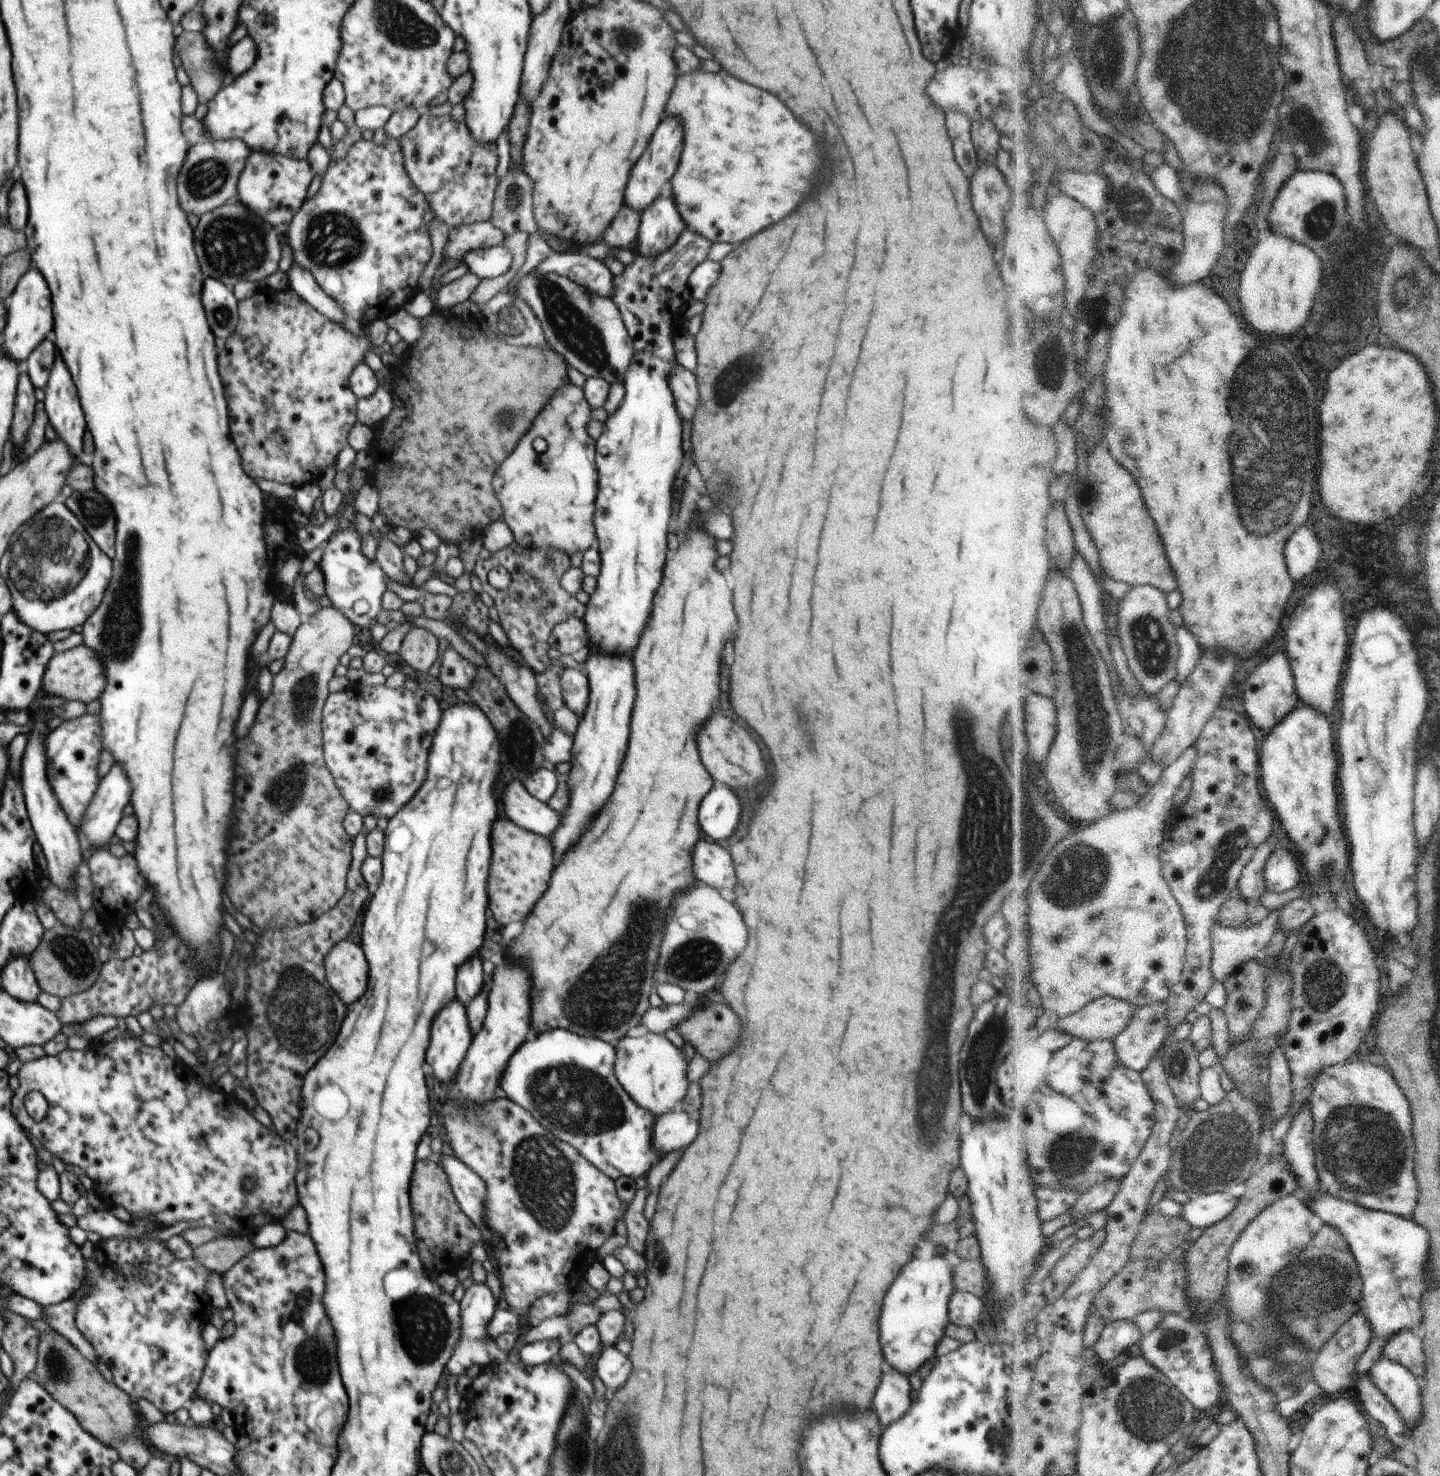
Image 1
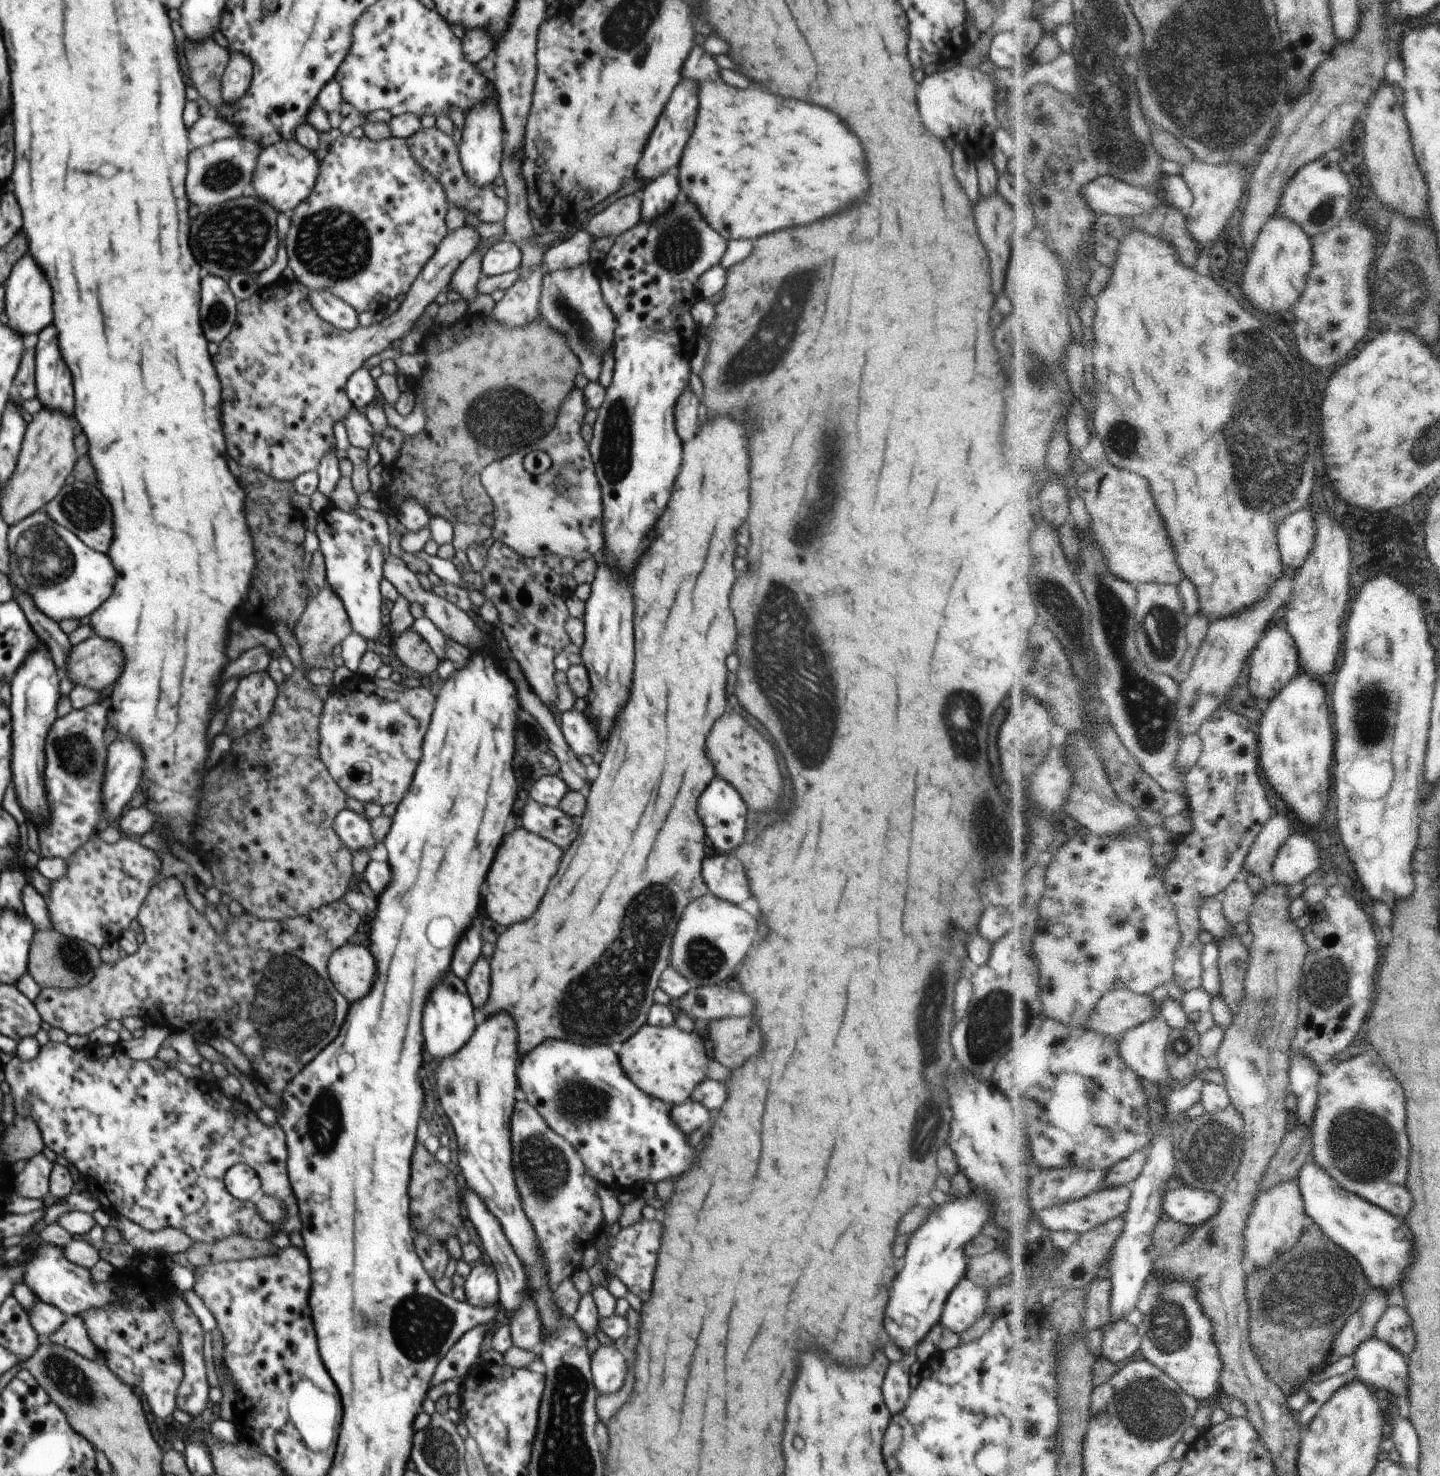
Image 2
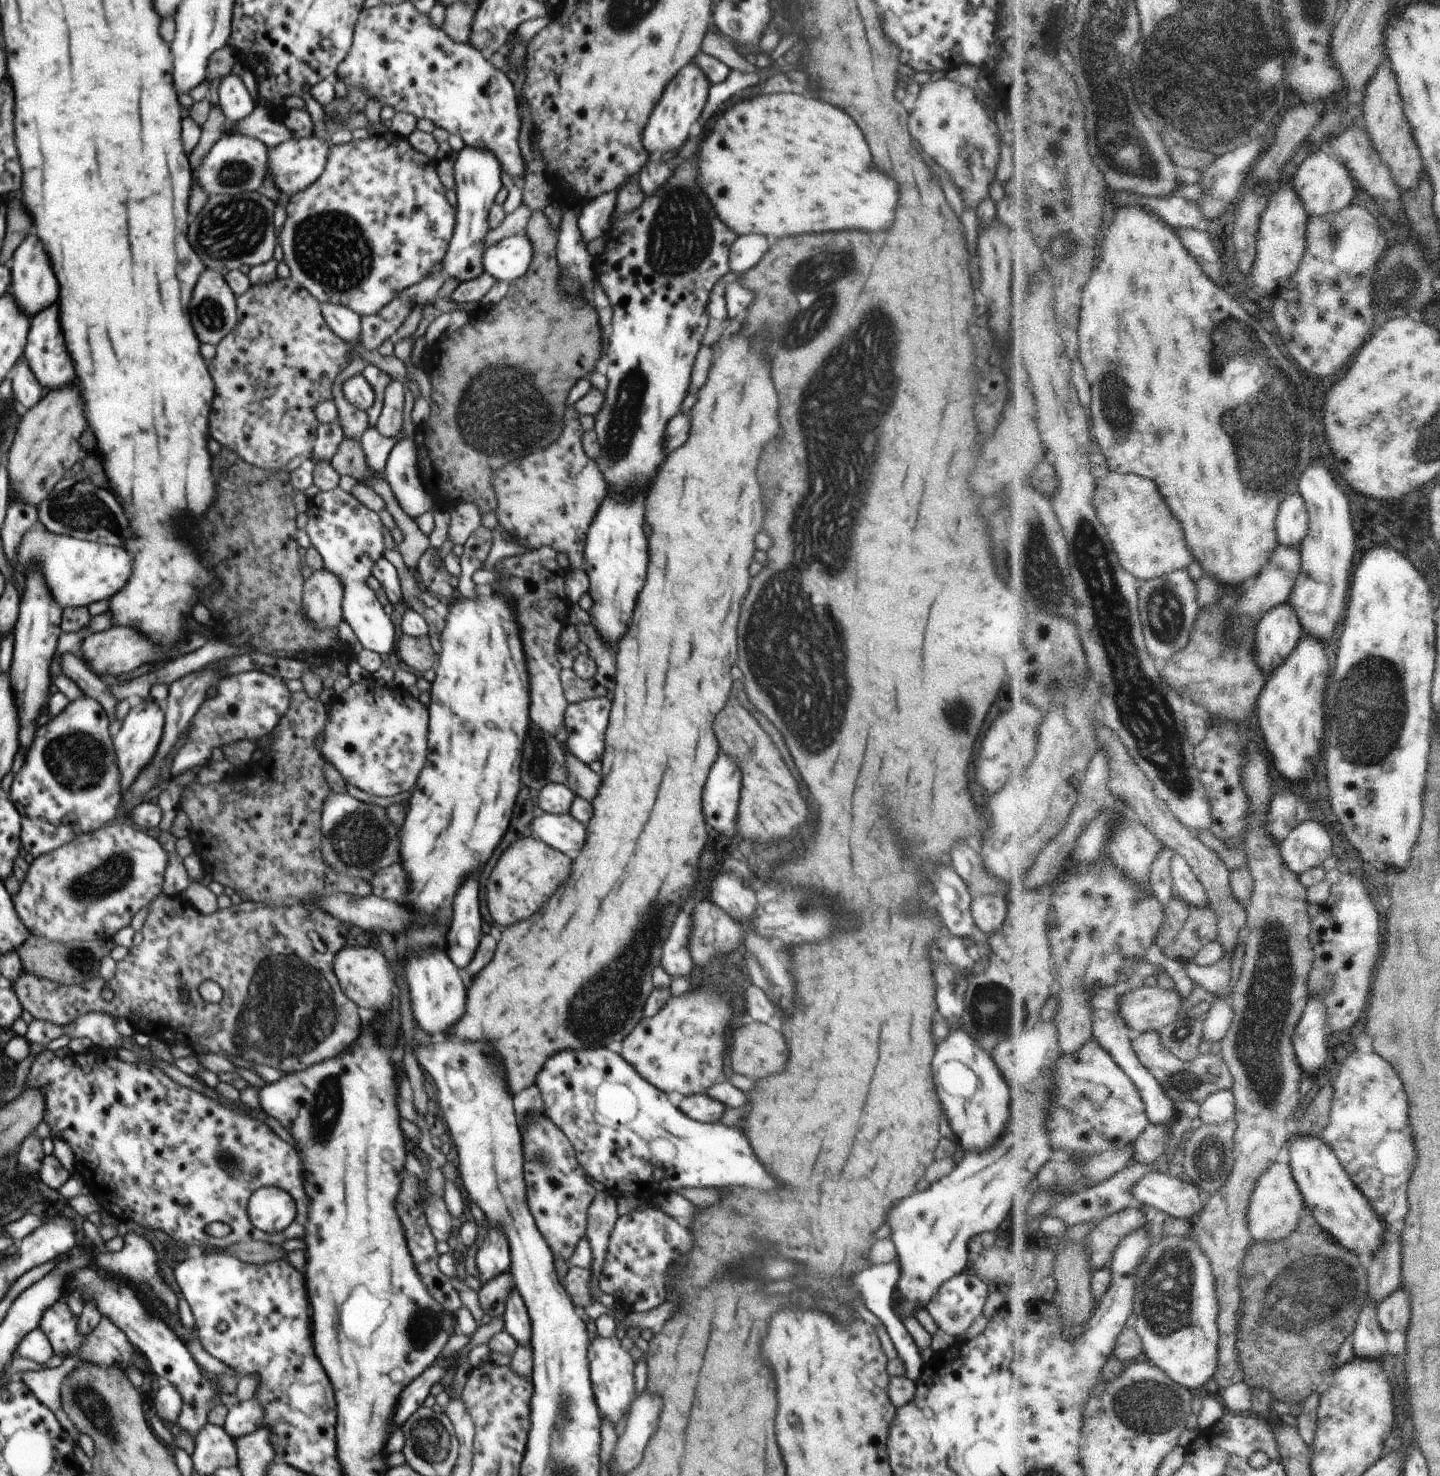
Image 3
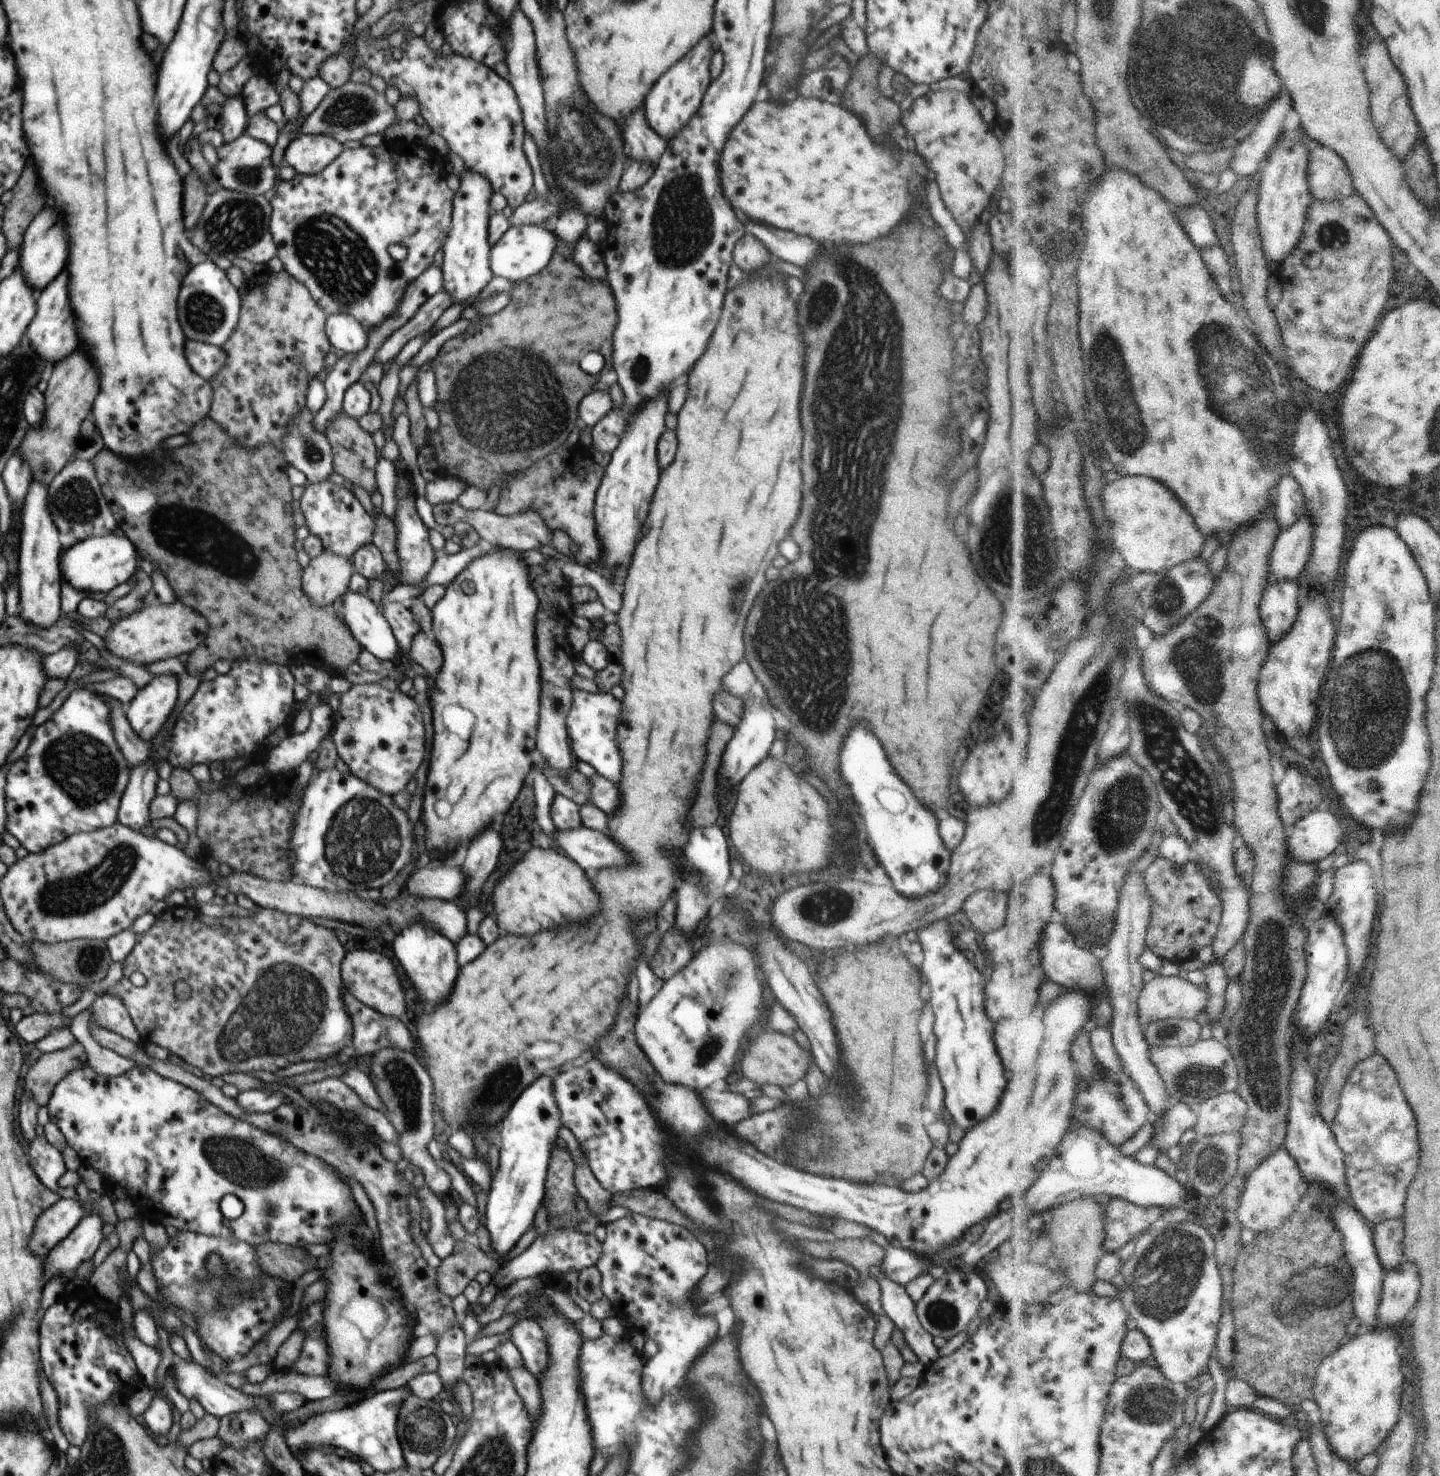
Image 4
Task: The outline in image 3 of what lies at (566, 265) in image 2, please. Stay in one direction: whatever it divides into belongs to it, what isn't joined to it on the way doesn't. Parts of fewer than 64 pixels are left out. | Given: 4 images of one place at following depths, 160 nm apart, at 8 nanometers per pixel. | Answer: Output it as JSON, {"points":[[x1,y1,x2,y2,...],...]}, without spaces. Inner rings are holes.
{"points":[[614,189,586,202,580,209,577,220,581,239,587,244,590,240,606,237,612,225,611,214,617,203,619,190]]}

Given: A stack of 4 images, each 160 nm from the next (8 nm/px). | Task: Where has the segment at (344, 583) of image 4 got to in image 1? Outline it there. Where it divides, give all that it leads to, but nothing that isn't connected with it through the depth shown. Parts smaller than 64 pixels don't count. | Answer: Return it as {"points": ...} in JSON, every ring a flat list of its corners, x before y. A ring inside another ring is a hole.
{"points":[[334,606,320,608,318,612,312,616,304,618,304,621,292,638,292,644,290,644,288,654,286,654,286,663,284,667,276,676,273,676,272,692,260,706,258,710,258,716,256,716,256,722,252,724,250,732,246,738,240,738,236,742,236,758,234,758,234,768,236,768,236,788,234,788,234,796,236,796,236,806,234,806,234,828,232,832,236,832,236,820,238,820,238,836,232,834,232,844,230,844,230,878,226,882,226,894,230,898,230,902,247,916,252,923,258,928,264,929,282,929,292,928,300,924,307,924,314,921,317,917,323,916,324,912,328,912,338,904,338,902,344,897,347,890,347,875,352,861,352,848,353,840,344,826,342,826,342,820,344,816,348,814,349,805,342,797,340,790,334,784,334,778,326,767,323,748,322,748,322,710,325,701,331,691,331,683,335,679,336,667,340,663,340,657,343,654,347,654,347,650,356,644,354,634,354,624,338,608]]}

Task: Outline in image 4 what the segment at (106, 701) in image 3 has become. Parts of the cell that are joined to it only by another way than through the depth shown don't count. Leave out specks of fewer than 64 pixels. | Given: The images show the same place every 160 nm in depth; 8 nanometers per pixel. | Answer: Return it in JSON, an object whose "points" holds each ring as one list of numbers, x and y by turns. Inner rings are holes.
{"points":[[102,694,111,705,111,730,114,733,116,744,119,744,122,754,127,762,132,762,133,765,141,765,147,761,151,753,150,744,145,743,130,726,127,719,127,713,124,713,123,704,116,698]]}

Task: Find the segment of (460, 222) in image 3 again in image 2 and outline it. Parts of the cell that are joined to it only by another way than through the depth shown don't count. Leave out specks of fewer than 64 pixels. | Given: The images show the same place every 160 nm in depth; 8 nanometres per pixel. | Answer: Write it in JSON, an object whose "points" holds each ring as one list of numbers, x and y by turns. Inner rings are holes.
{"points":[[496,93,496,103,488,99,483,103,475,104,465,115,465,122,462,131,462,137,459,145,459,159,465,170,466,179,470,179,477,187,489,187,494,185,494,179,501,174,501,162,503,159,503,142,505,132,503,127,503,118,498,104,498,93]]}

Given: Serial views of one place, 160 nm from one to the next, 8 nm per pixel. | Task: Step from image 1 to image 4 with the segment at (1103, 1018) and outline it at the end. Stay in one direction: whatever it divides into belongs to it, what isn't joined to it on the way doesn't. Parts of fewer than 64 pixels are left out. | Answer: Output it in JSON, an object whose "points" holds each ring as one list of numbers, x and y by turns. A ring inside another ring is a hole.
{"points":[[1153,976,1147,980,1143,994,1139,998,1139,1015,1141,1022,1151,1025,1164,1019,1194,1020,1200,1012,1210,1008,1211,993,1208,985,1205,987,1192,984,1190,980,1181,977]]}

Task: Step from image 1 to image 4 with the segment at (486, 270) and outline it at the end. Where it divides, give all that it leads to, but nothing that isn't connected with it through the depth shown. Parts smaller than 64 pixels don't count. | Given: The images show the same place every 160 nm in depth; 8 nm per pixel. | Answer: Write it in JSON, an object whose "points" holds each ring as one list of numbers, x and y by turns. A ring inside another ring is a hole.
{"points":[[542,224,511,226,500,237,500,240,491,246,489,263,493,276,502,276,502,278,508,278,516,283,538,274,552,262,559,240,560,238,552,230,548,230,548,227]]}

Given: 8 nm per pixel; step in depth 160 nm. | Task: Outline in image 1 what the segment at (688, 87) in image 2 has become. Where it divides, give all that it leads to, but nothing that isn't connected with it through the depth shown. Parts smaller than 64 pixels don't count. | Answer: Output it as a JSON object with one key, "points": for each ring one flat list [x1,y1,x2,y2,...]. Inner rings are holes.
{"points":[[666,116,656,128,648,147,632,168,624,194,625,205,640,213,646,210,656,200,656,196,660,196,663,189,669,188,668,182,674,177,674,172,678,168,680,154,682,154,682,126,678,124,676,118]]}

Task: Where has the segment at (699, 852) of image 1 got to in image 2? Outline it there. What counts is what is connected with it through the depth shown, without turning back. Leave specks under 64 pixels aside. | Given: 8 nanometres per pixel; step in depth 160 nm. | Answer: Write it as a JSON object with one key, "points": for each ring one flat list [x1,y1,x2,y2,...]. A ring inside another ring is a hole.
{"points":[[734,854,706,856,702,864,702,876,713,895,718,894,734,904,742,904,750,898,746,872]]}

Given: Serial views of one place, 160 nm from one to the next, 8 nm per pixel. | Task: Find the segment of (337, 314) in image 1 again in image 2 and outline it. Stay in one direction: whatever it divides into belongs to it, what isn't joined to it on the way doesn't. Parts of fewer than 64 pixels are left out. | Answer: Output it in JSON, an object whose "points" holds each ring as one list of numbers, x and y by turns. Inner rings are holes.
{"points":[[309,290,309,301,316,314,336,328,351,331,359,326,359,315,341,298,330,291]]}

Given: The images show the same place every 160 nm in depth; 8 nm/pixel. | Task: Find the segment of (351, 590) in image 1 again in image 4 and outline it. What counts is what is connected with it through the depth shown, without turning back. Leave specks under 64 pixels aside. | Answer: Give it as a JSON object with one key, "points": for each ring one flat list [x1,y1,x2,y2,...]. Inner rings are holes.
{"points":[[329,480,308,483,299,501,309,534,320,537,324,550,354,560,357,550,371,544,375,520,344,485,337,485],[346,591,342,596,343,618,352,636,361,644,364,651,380,660,391,660,398,652,398,641,383,615,381,608,368,596,354,591]]}

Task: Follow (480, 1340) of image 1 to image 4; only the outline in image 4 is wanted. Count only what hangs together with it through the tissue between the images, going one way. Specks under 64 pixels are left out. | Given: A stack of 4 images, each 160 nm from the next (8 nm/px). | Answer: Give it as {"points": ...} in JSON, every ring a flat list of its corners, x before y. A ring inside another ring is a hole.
{"points":[[543,1074,541,1077,539,1077,538,1080,535,1080,528,1088,524,1089,524,1092,522,1092,522,1096,516,1100,516,1104,512,1106,512,1110,508,1112,508,1116,502,1120,502,1128,500,1128,500,1156,499,1156,499,1167,497,1168,497,1171,493,1174,491,1178,491,1187,488,1192,488,1201,487,1201,487,1209,486,1209,486,1224,485,1226,488,1229,488,1232,490,1233,490,1246,492,1247,492,1250,496,1252,496,1254,500,1255,500,1260,505,1259,506,1254,510,1252,516,1246,516,1243,520,1238,522,1238,522,1235,529,1230,533,1226,534,1218,536,1218,536,1212,538,1212,538,1209,542,1205,542,1201,545,1195,545,1178,546,1173,548,1172,548,1161,550,1160,551,1155,551,1144,556,1142,556,1139,558,1138,558,1130,562,1126,559,1110,556,1106,556,1101,553,1095,553,1088,552,1088,552,1074]]}

